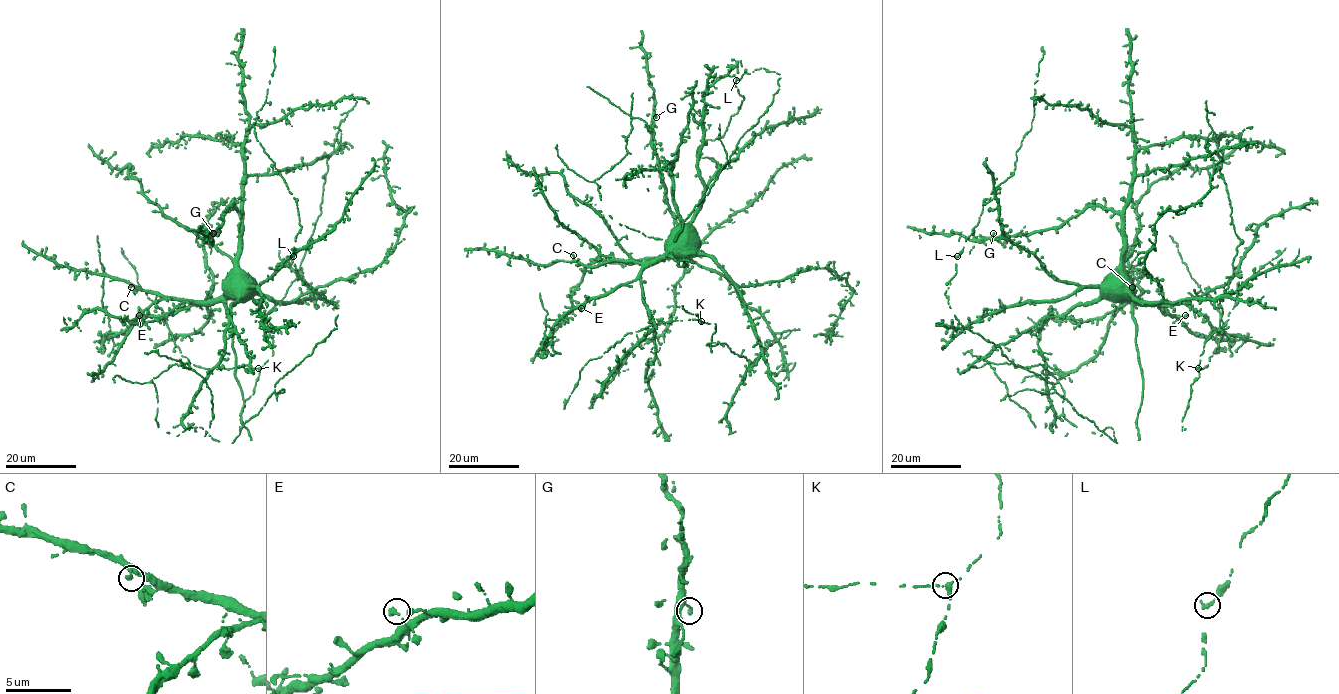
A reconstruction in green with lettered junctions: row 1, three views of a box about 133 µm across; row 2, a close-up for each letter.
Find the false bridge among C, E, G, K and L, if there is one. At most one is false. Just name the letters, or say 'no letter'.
L

